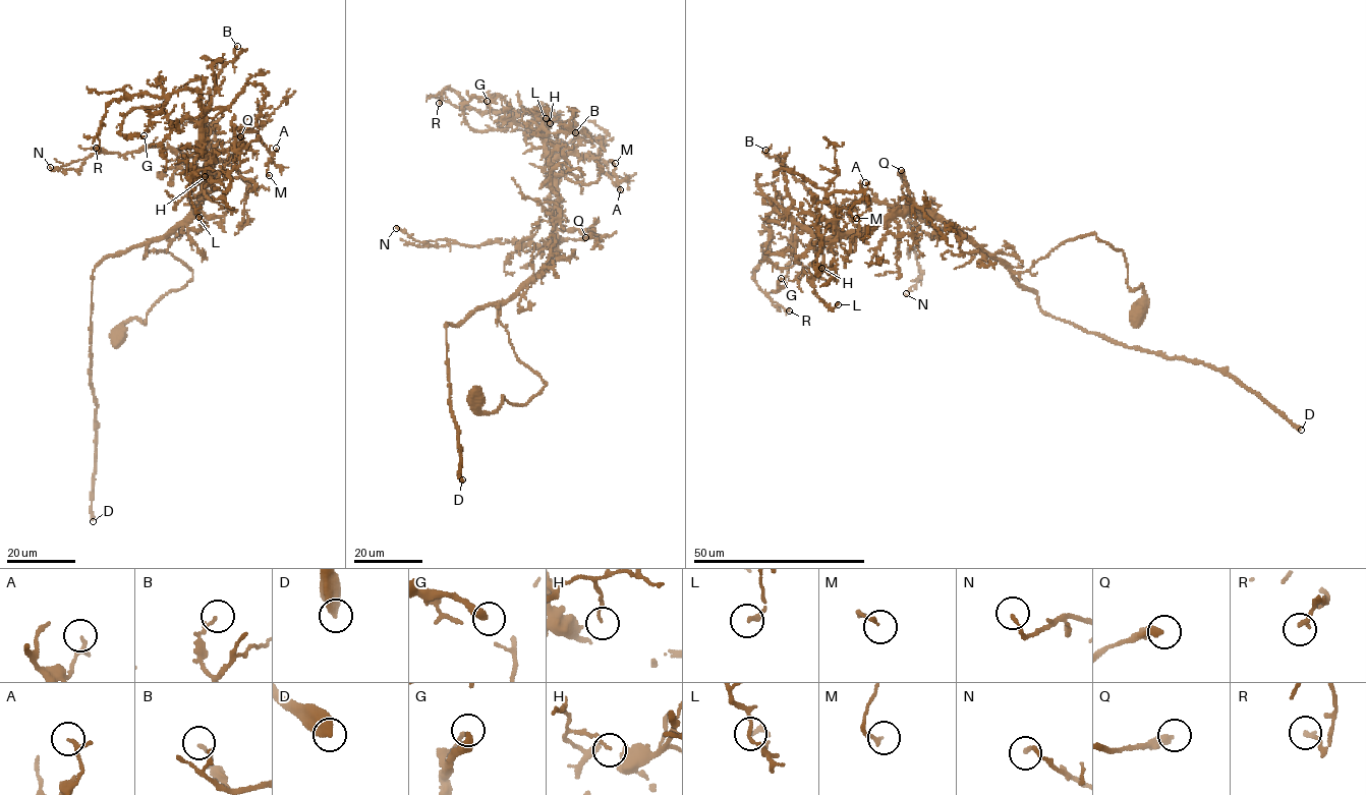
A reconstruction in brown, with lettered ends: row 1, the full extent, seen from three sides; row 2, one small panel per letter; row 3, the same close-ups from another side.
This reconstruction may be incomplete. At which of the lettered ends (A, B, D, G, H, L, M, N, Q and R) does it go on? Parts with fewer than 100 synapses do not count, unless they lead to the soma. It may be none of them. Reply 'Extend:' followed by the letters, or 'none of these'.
Extend: D

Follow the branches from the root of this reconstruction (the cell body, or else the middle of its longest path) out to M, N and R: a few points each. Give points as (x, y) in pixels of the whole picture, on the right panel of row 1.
M: (1139, 315), (1143, 287), (1093, 233), (1014, 272), (921, 212), (845, 233), (827, 199), (864, 192), (856, 218)
N: (1139, 315), (1143, 287), (1094, 233), (1014, 272), (926, 211), (909, 214), (920, 273), (906, 293)
R: (1139, 315), (1143, 287), (1093, 233), (1014, 272), (921, 212), (831, 236), (775, 211), (754, 278), (789, 310)

